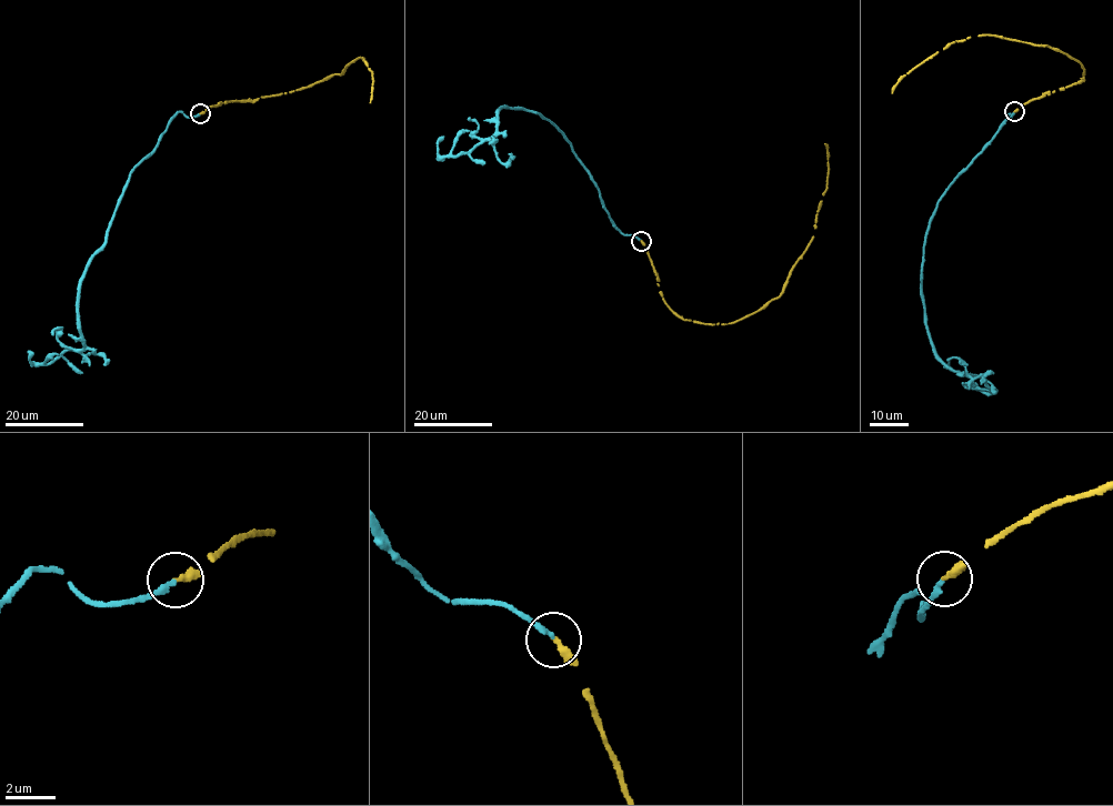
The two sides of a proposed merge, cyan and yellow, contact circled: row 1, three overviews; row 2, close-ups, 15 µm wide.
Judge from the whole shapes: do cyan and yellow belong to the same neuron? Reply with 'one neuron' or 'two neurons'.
one neuron

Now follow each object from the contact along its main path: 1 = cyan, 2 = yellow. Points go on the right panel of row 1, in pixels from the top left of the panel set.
1: (1014, 111), (941, 198), (923, 249), (923, 301), (933, 352), (954, 371), (980, 376), (993, 391), (971, 384)
2: (1014, 111), (1083, 79), (1080, 62), (1048, 46), (983, 34), (953, 42), (926, 59), (902, 77), (892, 93)

